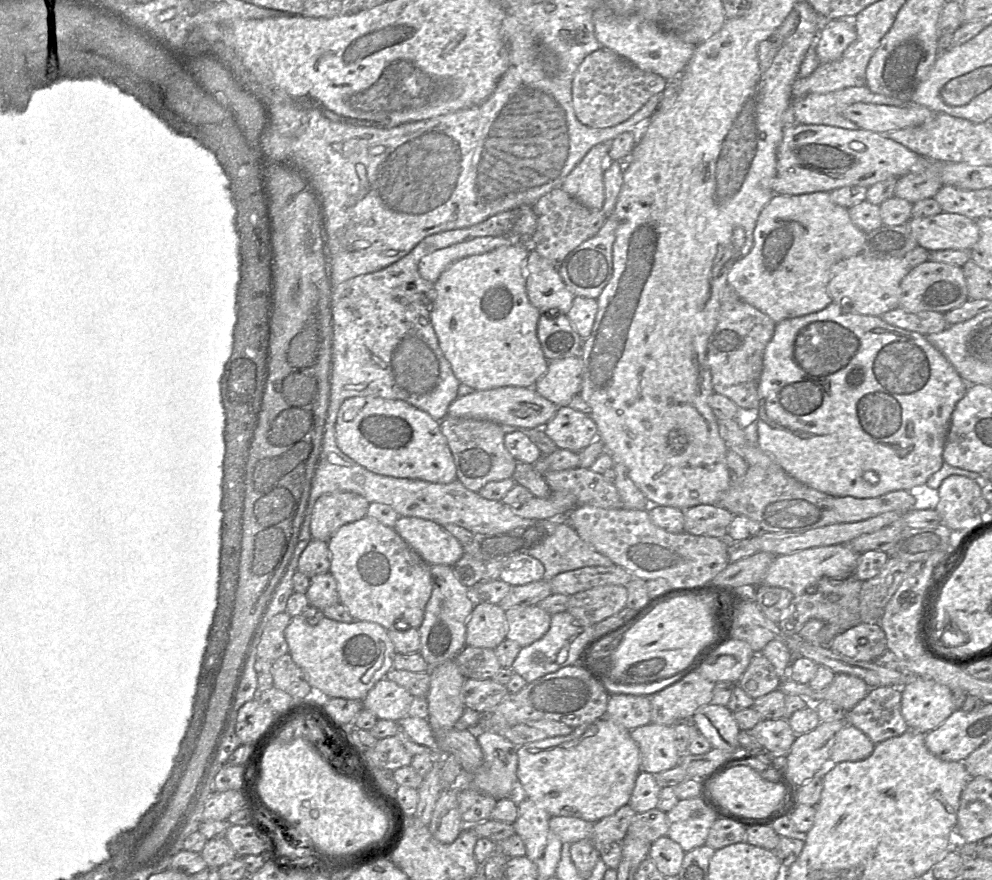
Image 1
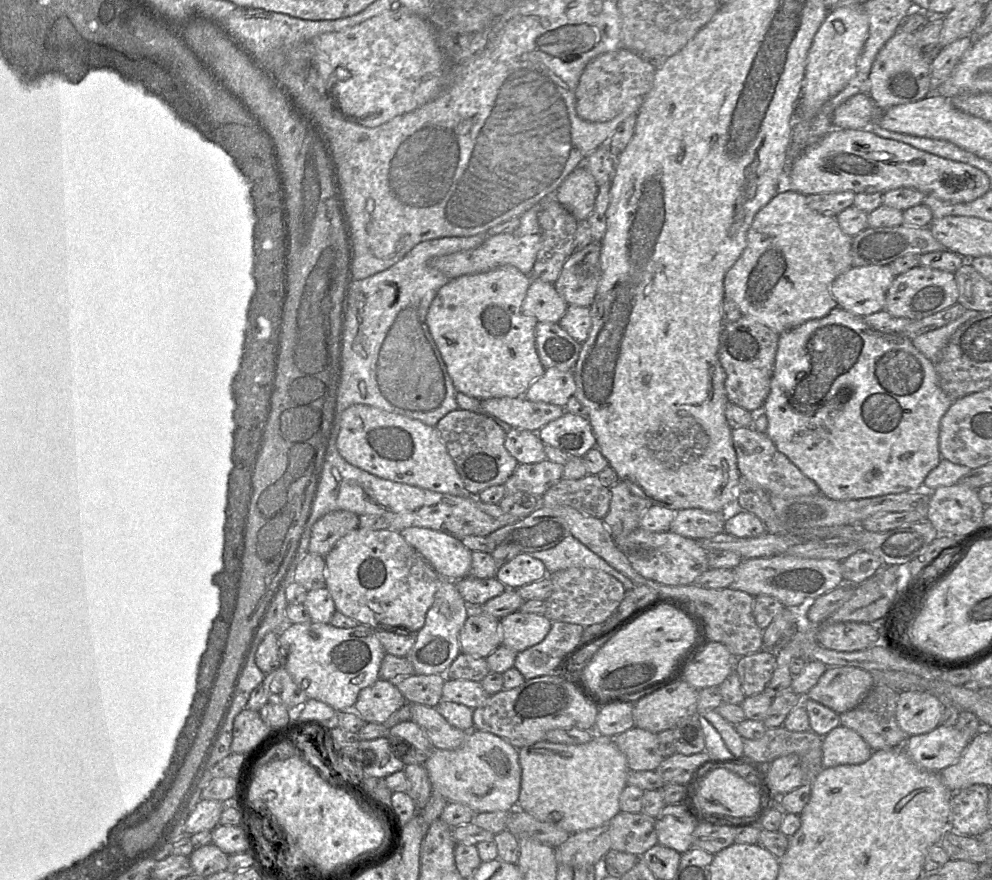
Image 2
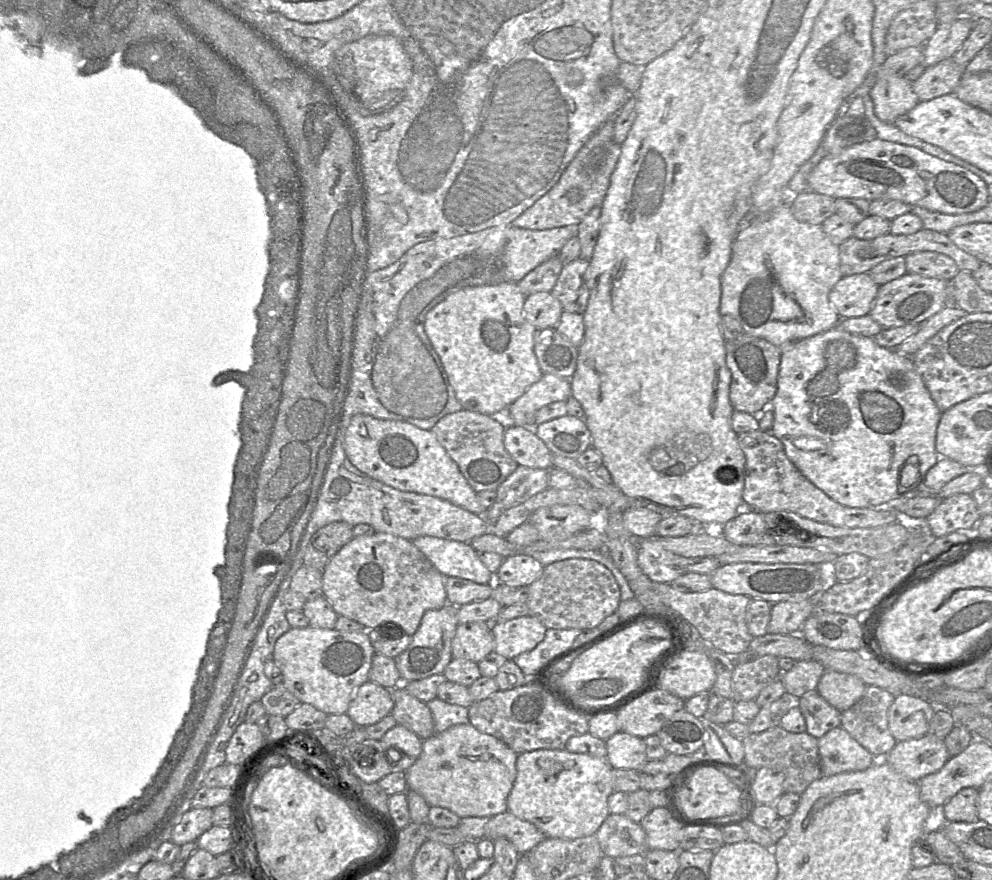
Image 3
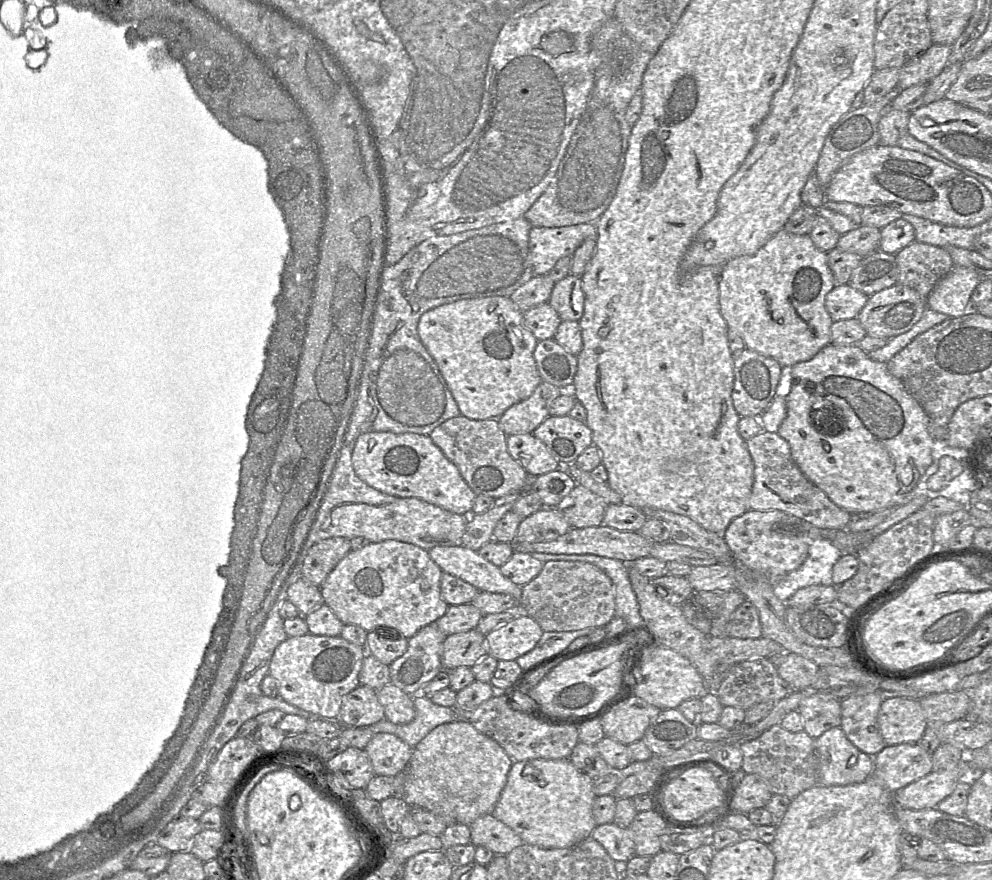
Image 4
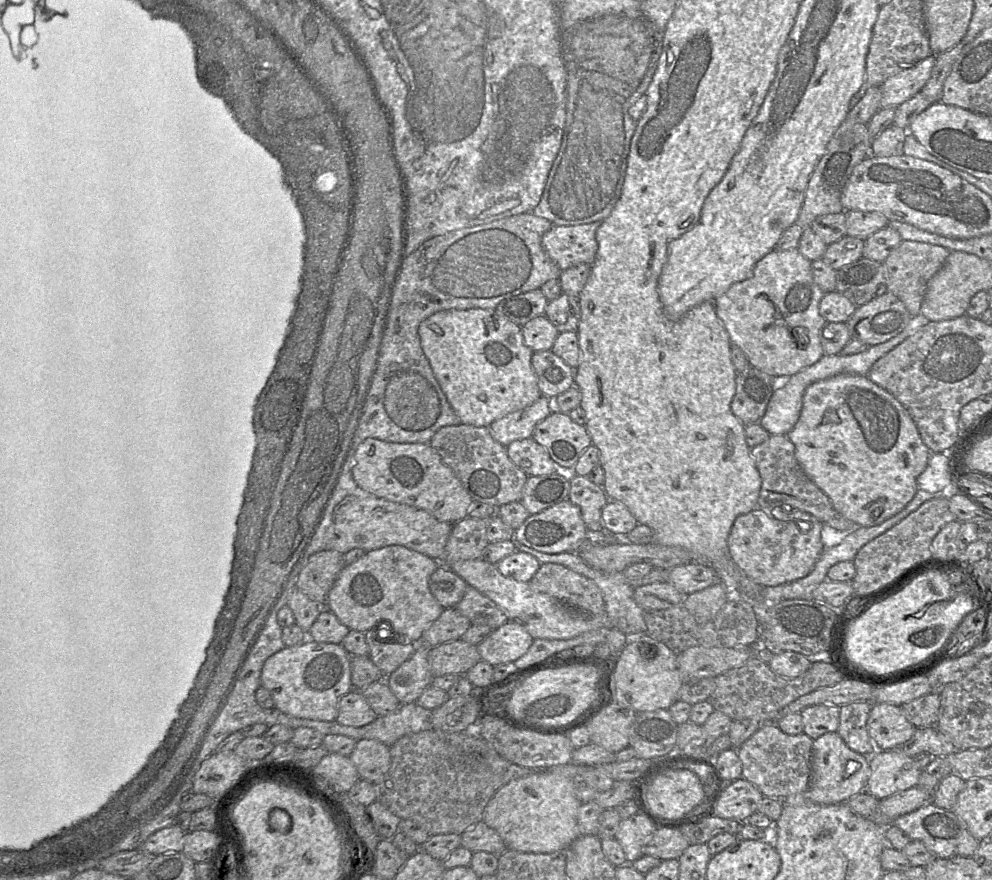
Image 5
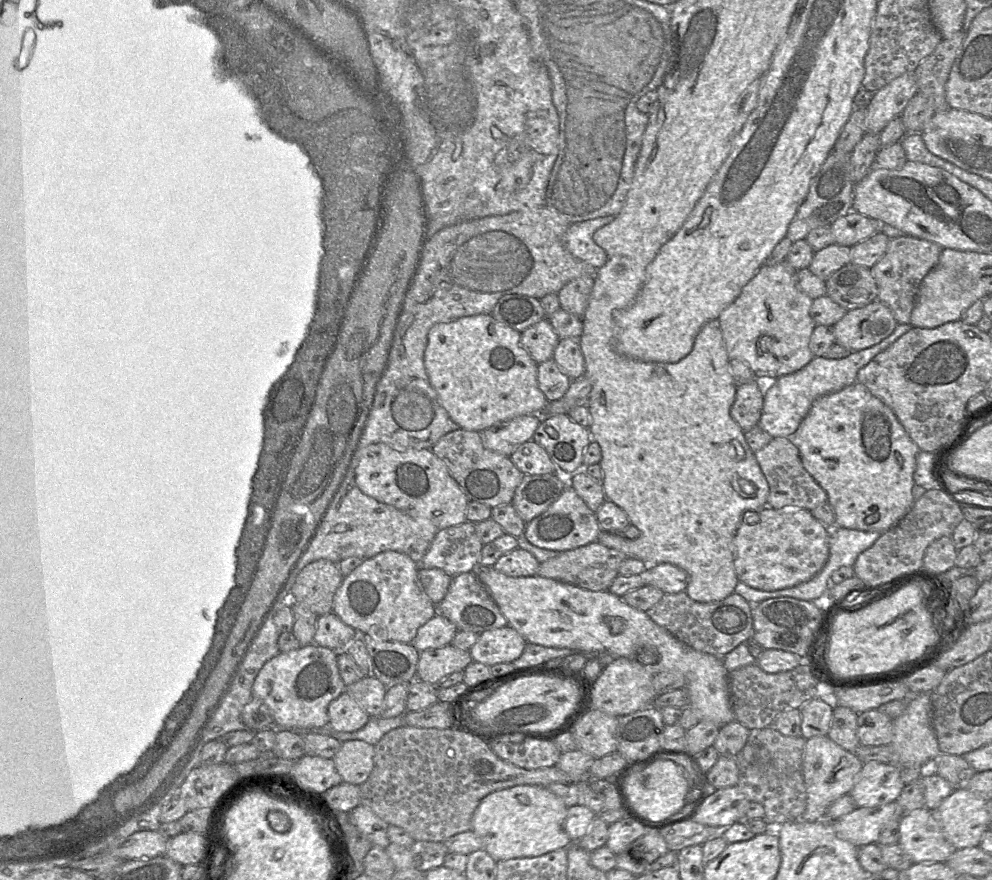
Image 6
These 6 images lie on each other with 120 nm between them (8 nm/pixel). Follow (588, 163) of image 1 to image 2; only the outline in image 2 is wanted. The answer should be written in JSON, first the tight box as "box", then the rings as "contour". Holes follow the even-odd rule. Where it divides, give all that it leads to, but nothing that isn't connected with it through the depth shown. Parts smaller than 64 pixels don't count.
{"box":[556,167,598,221],"contour":[[[576,167],[556,189],[558,202],[578,221],[587,219],[593,211],[598,186],[584,168]]]}

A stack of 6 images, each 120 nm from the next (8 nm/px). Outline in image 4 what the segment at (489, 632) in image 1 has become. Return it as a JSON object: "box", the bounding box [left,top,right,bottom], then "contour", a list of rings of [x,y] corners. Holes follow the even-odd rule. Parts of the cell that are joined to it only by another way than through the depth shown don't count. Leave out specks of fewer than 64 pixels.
{"box":[441,629,486,670],"contour":[[[472,629],[446,636],[441,663],[444,670],[453,670],[460,666],[472,667],[486,655],[486,635]]]}

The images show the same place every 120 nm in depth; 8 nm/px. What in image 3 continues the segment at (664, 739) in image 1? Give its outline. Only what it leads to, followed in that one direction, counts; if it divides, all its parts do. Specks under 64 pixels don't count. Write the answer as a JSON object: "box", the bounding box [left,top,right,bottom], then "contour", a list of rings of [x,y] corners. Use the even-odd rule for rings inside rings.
{"box":[606,731,649,770],"contour":[[[618,731],[606,741],[606,759],[613,769],[639,770],[649,760],[644,739]]]}

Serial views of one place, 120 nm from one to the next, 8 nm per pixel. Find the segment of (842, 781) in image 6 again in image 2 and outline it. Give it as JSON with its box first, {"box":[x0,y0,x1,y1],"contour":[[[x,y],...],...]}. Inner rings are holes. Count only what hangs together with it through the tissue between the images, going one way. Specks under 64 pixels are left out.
{"box":[822,725,872,768],"contour":[[[839,725],[822,738],[824,768],[861,764],[872,756],[871,746],[851,728]]]}

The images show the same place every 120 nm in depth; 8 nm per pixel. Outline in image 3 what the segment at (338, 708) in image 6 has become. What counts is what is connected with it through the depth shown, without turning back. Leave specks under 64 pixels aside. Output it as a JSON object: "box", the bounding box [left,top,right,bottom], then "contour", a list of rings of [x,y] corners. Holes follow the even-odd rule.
{"box":[347,680,393,727],"contour":[[[368,680],[356,689],[347,715],[356,727],[366,727],[390,715],[393,707],[391,690]]]}

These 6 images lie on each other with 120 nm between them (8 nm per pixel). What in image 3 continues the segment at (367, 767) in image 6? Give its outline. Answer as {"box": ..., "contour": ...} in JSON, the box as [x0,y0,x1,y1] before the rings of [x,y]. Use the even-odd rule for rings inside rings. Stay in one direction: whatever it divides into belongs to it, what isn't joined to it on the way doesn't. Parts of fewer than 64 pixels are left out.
{"box":[380,724,423,772],"contour":[[[397,724],[386,732],[380,742],[384,750],[396,748],[401,753],[398,763],[392,764],[392,771],[406,772],[421,754],[423,740],[406,727]]]}

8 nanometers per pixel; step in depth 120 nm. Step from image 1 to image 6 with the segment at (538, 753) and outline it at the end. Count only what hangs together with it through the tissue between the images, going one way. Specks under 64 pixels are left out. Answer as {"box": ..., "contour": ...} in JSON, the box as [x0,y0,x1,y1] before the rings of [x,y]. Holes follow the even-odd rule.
{"box":[472,785,573,861],"contour":[[[518,785],[488,794],[476,808],[472,831],[481,838],[483,849],[496,861],[534,858],[557,849],[567,849],[573,842],[564,829],[568,807],[546,786]]]}

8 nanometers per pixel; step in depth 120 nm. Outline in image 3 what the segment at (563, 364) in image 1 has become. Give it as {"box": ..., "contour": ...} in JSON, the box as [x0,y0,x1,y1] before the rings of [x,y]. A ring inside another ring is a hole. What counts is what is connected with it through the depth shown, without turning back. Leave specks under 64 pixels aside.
{"box":[506,374,571,428],"contour":[[[543,374],[522,396],[506,410],[508,421],[513,426],[533,428],[535,413],[545,405],[566,401],[571,396],[570,380],[553,374]]]}

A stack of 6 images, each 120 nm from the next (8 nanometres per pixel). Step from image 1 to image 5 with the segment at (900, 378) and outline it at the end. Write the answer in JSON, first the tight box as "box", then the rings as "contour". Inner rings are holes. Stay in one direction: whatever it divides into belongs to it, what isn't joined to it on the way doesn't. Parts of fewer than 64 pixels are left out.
{"box":[786,374,929,526],"contour":[[[838,374],[808,386],[799,419],[786,436],[795,446],[795,457],[804,473],[828,496],[837,512],[860,526],[878,525],[902,510],[914,497],[918,489],[917,478],[926,468],[929,459],[929,448],[923,443],[910,414],[891,393],[873,383],[866,375]]]}

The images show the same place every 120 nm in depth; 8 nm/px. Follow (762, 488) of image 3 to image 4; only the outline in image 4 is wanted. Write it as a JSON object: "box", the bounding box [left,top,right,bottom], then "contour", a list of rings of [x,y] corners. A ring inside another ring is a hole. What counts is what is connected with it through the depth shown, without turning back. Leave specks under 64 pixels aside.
{"box":[746,431,851,529],"contour":[[[762,431],[746,441],[753,461],[753,486],[749,507],[756,511],[780,510],[801,518],[821,529],[841,529],[851,514],[833,503],[816,485],[811,483],[794,462],[788,442],[777,432]]]}

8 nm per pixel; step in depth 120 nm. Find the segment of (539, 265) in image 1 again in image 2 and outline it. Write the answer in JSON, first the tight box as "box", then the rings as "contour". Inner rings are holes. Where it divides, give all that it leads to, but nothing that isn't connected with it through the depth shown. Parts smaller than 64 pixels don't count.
{"box":[523,279,568,323],"contour":[[[531,279],[523,302],[523,310],[538,322],[558,323],[568,304],[557,293],[553,284]]]}

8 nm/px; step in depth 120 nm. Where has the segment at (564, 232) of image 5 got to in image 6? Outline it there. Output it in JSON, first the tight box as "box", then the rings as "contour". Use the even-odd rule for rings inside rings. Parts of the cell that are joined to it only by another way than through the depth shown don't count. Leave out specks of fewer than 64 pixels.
{"box":[563,215,615,269],"contour":[[[610,215],[570,224],[563,236],[563,244],[567,251],[594,268],[599,269],[604,266],[607,254],[595,243],[593,235],[595,231],[612,222],[615,216]]]}

